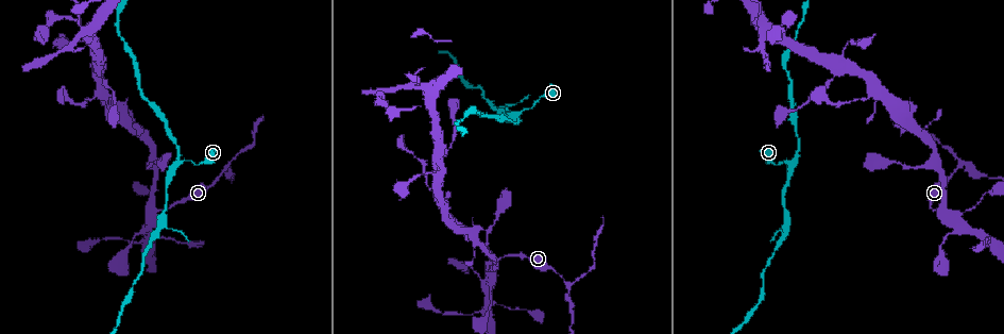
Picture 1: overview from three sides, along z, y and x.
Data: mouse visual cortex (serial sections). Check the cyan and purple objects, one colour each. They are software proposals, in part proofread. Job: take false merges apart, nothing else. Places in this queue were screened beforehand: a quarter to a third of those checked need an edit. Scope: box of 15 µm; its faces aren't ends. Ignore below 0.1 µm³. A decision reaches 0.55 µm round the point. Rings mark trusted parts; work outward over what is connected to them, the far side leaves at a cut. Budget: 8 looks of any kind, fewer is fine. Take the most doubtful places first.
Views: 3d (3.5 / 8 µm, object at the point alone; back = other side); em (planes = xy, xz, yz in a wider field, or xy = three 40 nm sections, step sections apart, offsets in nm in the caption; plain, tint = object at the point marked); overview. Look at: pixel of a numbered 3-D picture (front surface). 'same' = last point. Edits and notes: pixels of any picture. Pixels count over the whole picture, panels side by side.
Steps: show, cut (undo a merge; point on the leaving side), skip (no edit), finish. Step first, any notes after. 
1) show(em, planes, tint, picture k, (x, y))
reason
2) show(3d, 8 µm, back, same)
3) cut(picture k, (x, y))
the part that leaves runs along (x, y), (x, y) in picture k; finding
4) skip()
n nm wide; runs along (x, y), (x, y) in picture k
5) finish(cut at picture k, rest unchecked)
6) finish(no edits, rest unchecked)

show(3d, 3.5 µm, picture 1, (557, 272))
sudden change in width

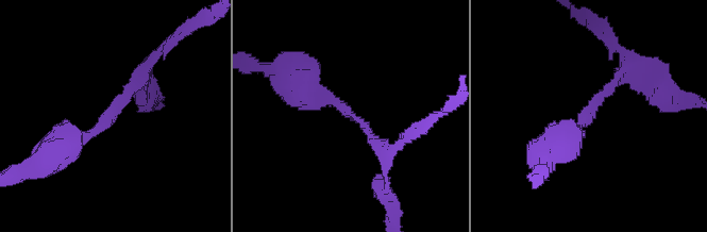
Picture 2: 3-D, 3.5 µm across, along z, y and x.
show(em, xy, step 1, tint, picture 2, (108, 123))
arms of 150, 450 nm

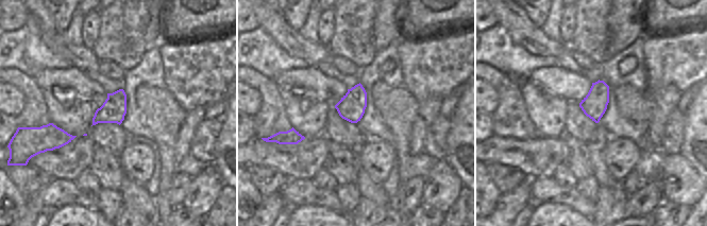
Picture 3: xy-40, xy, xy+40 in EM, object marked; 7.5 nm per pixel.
cut(picture 2, (124, 99))
200 nm wide; the part that leaves runs along (105, 125), (161, 49) in picture 2; two cells meet here

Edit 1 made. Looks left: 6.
show(overview)
redraw

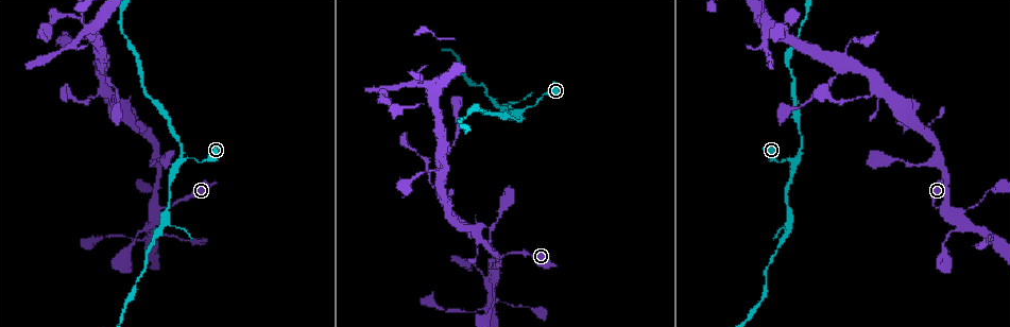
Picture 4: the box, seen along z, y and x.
show(3d, 8 µm, picture 4, (795, 162))
sharp bend

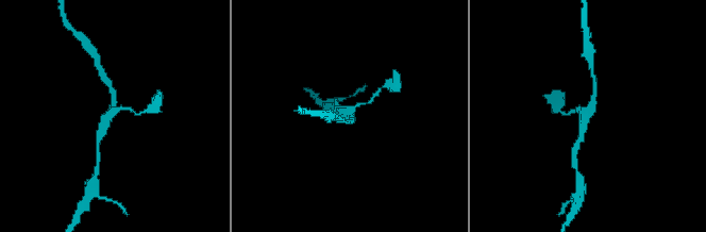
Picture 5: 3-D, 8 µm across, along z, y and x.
show(em, xy, step 5, tint, picture 5, (586, 111))
3 arms; arms of 150, 200, 300 nm

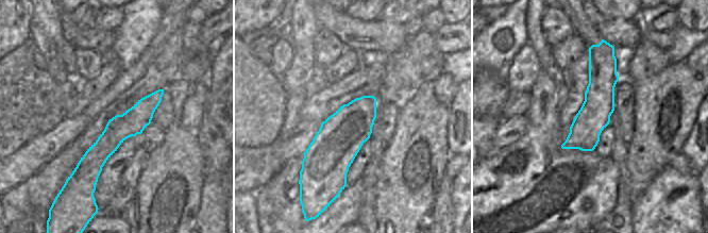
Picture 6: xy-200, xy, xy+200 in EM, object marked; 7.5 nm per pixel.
skip()
runs along (161, 92), (97, 154), (94, 178) in picture 6; continuous, no second cell

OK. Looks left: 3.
show(3d, 3.5 µm, picture 4, (493, 260))
branch point

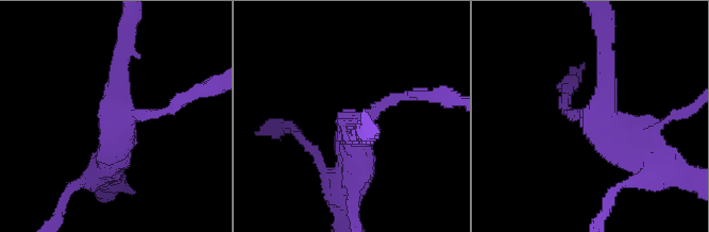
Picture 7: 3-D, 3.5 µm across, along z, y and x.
show(em, xy, step 3, tint, picture 7, (120, 111))

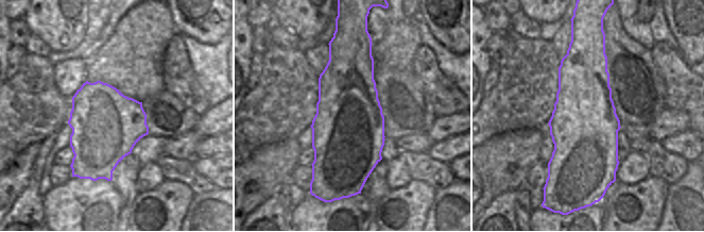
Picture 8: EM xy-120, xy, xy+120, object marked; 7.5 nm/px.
skip()
arms of 150, 300, 500 nm; one cell here

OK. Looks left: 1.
finish(cut at picture 2, rest unchecked)

